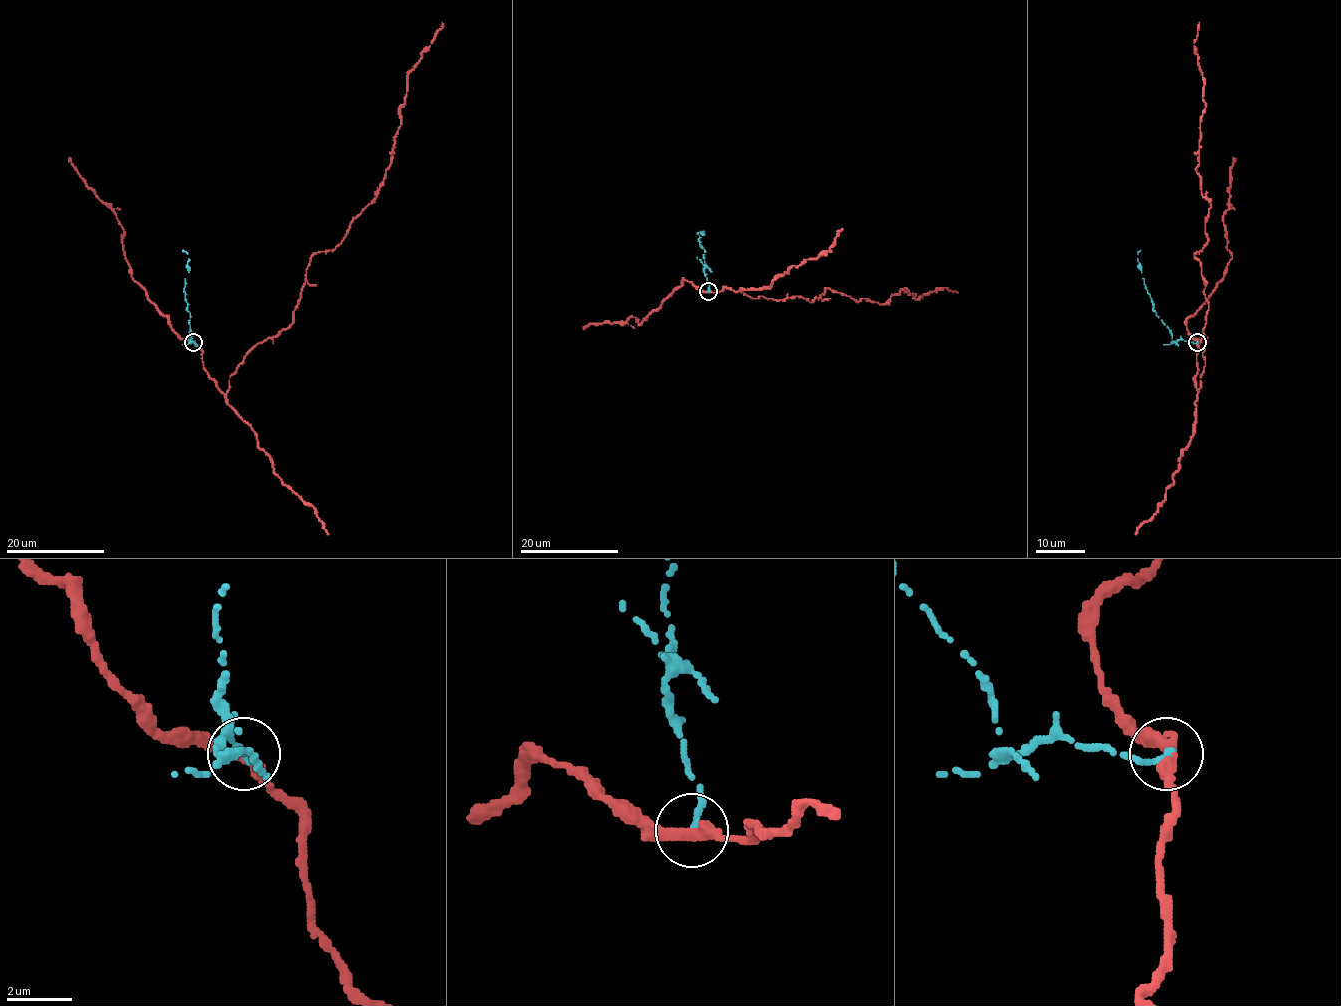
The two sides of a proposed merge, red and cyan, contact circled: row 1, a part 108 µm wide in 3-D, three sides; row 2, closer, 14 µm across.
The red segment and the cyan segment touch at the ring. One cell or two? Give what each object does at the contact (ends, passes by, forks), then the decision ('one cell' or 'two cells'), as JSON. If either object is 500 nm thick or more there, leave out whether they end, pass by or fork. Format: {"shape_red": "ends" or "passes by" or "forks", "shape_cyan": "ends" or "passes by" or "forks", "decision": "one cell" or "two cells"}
{"shape_red": "passes by", "shape_cyan": "ends", "decision": "two cells"}

